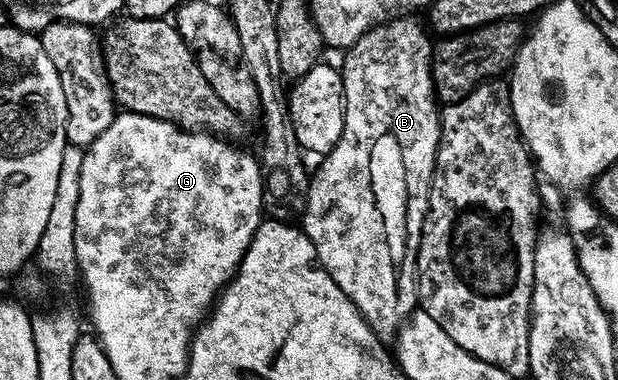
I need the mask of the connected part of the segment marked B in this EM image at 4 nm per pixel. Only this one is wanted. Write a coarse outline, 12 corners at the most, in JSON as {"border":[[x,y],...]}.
{"border":[[414,16],[340,62],[300,229],[390,340],[418,300],[442,139]]}

